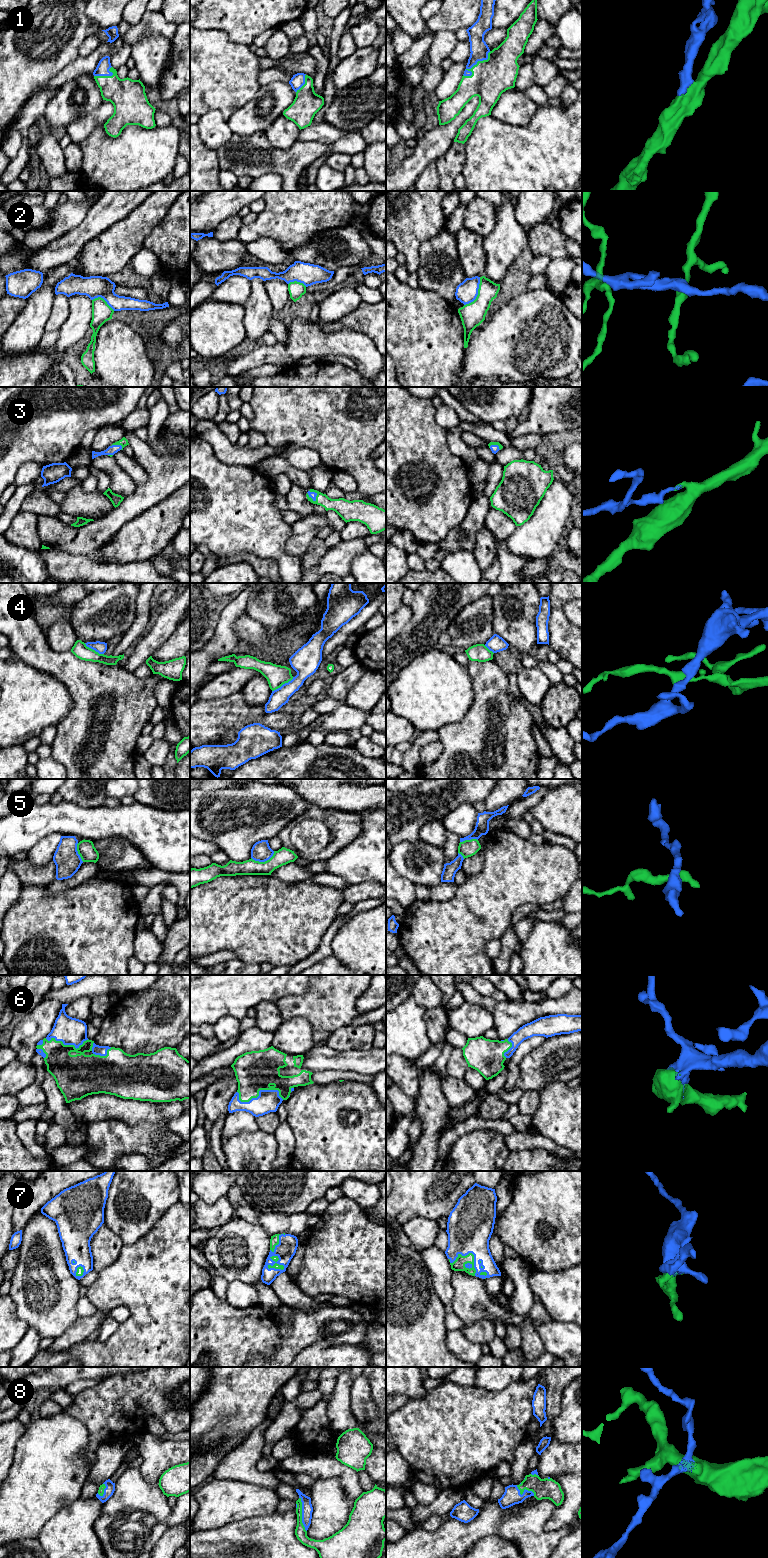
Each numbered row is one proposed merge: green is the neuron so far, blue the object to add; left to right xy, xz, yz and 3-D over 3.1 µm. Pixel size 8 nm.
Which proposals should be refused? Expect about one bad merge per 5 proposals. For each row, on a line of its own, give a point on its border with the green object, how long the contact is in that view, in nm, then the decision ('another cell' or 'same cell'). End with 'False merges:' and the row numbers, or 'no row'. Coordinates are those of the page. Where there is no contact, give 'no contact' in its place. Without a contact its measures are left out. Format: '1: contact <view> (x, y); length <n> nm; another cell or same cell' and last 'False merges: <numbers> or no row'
1: contact yz (476, 64); length 300 nm; same cell
2: contact yz (478, 293); length 260 nm; another cell
3: contact xy (117, 444); length 100 nm; same cell
4: contact xz (282, 684); length 200 nm; another cell
5: contact xz (263, 862); length 200 nm; another cell
6: contact xz (258, 1093); length 380 nm; same cell
7: contact yz (470, 1253); length 260 nm; same cell
8: contact xz (301, 1514); length 280 nm; same cell
False merges: 2, 4, 5

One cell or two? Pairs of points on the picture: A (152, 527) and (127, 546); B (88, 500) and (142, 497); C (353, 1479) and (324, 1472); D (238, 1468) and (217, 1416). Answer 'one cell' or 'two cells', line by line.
A: one cell
B: two cells
C: one cell
D: two cells

